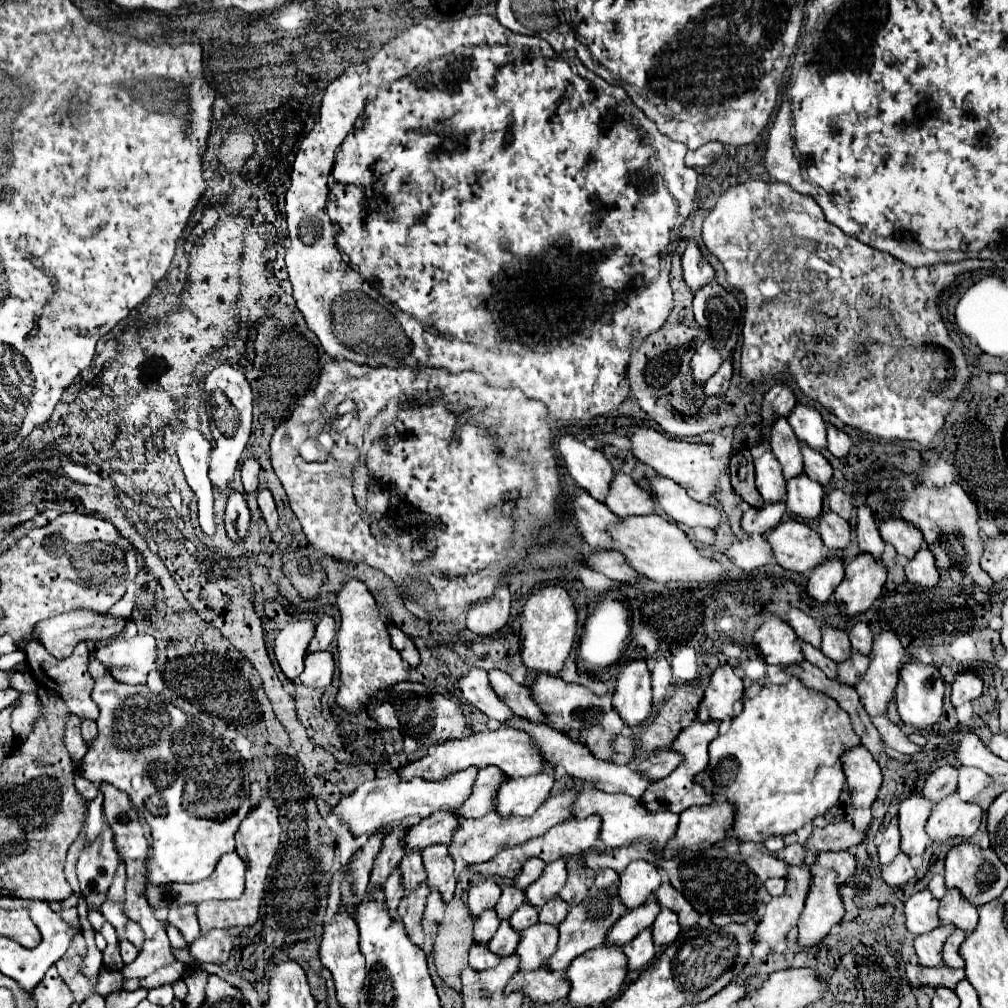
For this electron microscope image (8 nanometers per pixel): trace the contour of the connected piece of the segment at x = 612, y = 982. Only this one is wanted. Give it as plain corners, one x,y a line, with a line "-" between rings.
603,944
601,948
589,950
587,954
583,954
583,958
577,958
567,968
567,978
571,980
569,1002
573,1006
601,1006
603,1002
607,1002
609,998
615,998
621,992
627,972
629,972
629,964
621,946

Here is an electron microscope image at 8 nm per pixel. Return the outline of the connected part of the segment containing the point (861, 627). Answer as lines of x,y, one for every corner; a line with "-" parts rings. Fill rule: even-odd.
855,622
853,626
847,628
847,634
849,634
849,640
851,640
851,646
855,650
863,650
863,654
869,654
871,652
871,630
865,622

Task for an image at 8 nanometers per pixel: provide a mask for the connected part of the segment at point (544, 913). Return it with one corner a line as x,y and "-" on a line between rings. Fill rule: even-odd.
553,896
545,906
539,908
539,922
563,922
567,914
567,902
563,902
563,898

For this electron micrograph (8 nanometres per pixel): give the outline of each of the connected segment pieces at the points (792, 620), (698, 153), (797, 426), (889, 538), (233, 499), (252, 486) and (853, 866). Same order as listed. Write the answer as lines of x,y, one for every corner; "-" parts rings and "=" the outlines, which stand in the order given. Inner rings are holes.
789,608
787,610
787,622
791,624
791,628
795,630
795,634
803,642
811,642
813,646
819,646
819,634
821,634
819,622
815,622
811,616
807,616
799,608
=
709,142
709,144
705,144
705,146
697,148
697,150
693,150
693,152
687,152
685,164
687,164
687,166
693,166
693,168
697,168
697,166
707,166
707,164
713,162
721,152
723,152
723,144
721,144
721,142
=
799,402
787,420
789,420
793,432
797,434
797,438
801,442
807,442
807,446
811,446
815,450
823,450
827,446
825,422
815,406
=
887,518
879,524
881,538
895,546
897,554
903,558
913,558
923,544
923,534
917,526
903,518
=
231,490
229,502
227,502
227,512
225,512
227,536
231,540
241,540
247,534
249,522
251,522
251,514
249,514
249,506
247,506
243,494
=
255,456
247,458
243,464
241,464
241,478
243,478
243,486
247,492
255,492
257,490
257,474
259,474
261,466
259,466
259,460
=
841,850
841,852
819,852
817,854
817,862
811,868
813,874
813,886
807,894
807,902
805,902
805,910
801,912
799,918
799,944
803,946
813,946
819,940
823,940
829,930
839,924
845,916
845,906
841,900
841,886
849,884
849,880
855,876
857,870
857,860
851,852

